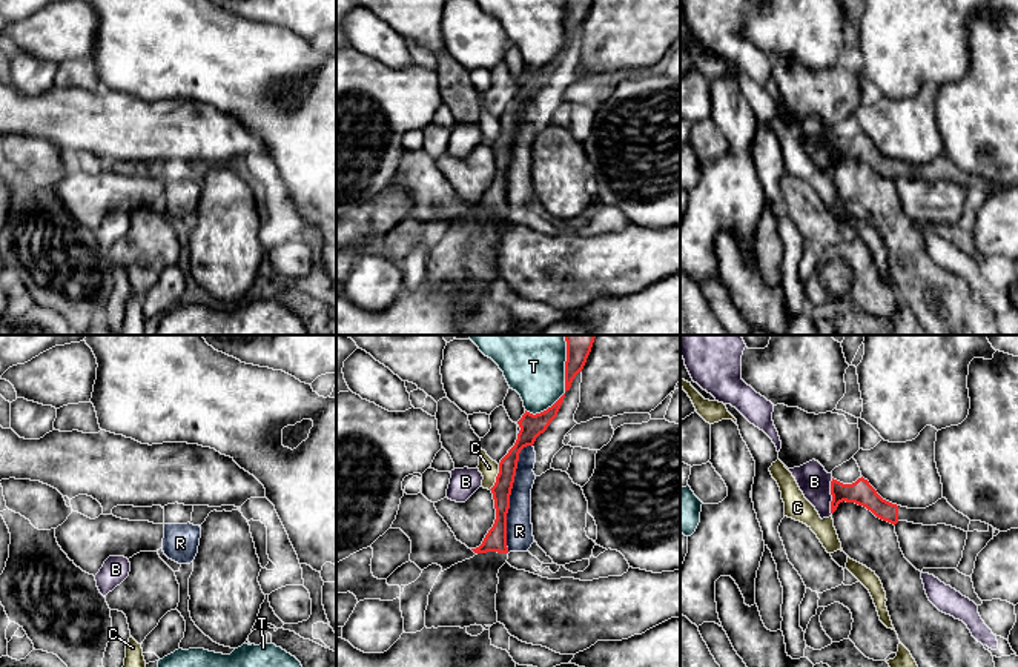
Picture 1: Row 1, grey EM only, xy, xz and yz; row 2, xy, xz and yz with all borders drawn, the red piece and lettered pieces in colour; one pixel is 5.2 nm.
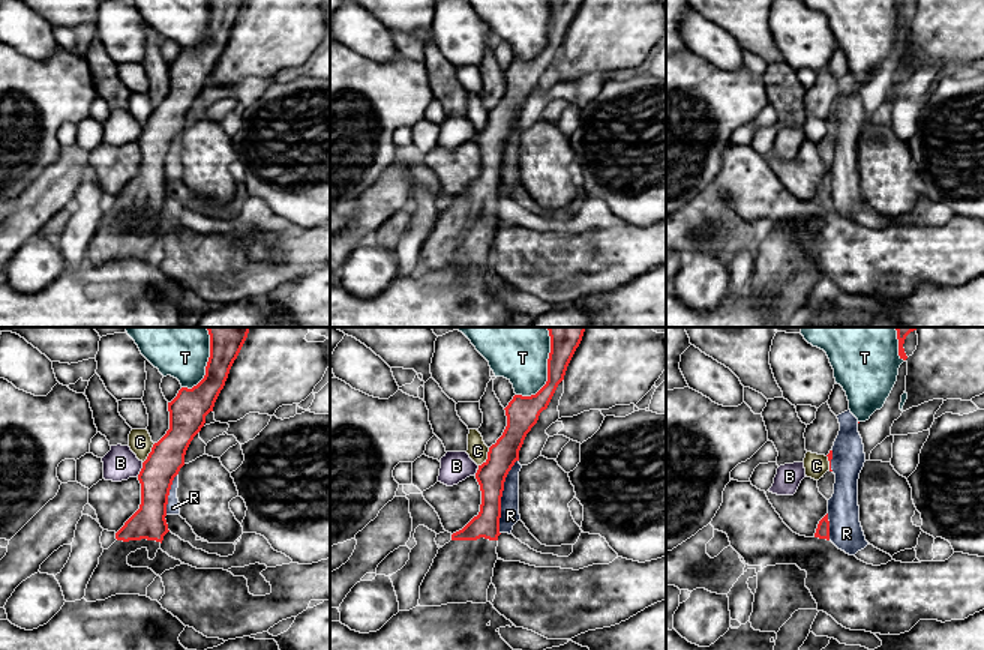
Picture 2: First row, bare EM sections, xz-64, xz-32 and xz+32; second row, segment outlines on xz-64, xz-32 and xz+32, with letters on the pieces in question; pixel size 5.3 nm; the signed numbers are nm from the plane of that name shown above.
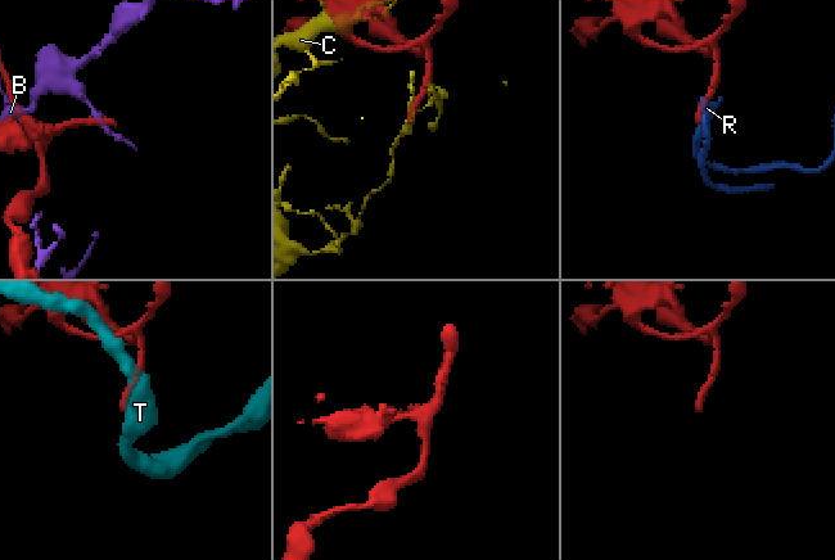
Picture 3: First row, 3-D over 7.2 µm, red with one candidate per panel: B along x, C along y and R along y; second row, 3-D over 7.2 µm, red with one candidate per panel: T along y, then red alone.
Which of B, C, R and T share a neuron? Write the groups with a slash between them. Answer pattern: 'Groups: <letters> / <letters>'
Groups: B / C / R / T

